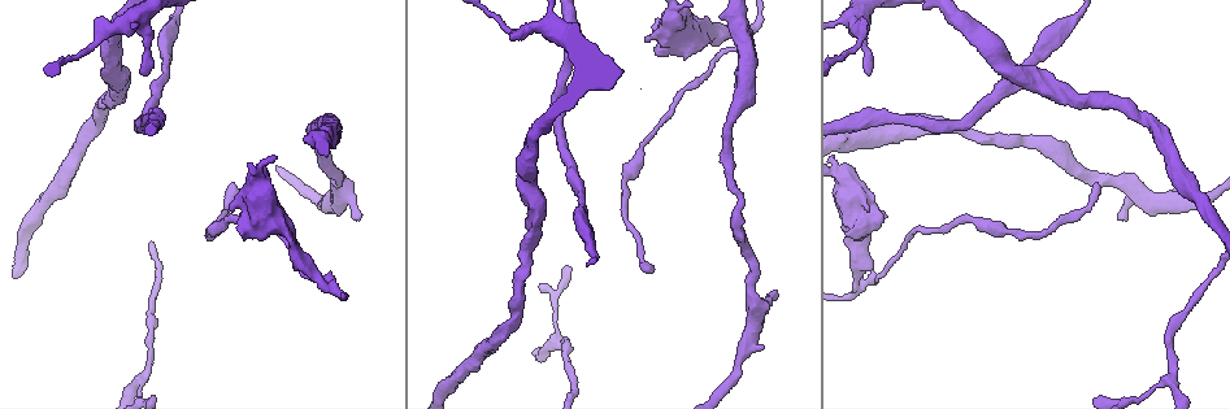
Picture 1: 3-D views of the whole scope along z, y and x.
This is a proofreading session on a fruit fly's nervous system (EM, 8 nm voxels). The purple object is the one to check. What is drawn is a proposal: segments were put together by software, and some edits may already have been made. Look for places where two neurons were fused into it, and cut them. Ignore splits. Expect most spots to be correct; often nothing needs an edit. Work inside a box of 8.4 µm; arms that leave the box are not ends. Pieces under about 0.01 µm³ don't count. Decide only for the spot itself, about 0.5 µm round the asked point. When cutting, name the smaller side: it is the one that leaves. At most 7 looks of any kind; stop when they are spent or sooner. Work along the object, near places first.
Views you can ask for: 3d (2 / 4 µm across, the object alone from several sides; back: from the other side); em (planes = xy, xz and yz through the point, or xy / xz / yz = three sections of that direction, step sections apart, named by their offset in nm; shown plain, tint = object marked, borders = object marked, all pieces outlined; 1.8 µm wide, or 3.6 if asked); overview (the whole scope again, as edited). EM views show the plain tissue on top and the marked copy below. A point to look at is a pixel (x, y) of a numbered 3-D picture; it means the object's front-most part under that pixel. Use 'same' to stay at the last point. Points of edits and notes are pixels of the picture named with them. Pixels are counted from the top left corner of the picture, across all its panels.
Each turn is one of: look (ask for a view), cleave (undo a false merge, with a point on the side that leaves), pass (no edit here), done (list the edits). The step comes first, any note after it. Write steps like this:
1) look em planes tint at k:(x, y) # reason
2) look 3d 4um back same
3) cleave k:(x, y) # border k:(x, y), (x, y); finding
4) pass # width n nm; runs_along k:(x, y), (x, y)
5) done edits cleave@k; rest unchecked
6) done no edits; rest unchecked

look em 3.6um yz step 8 tint at 1:(757, 308) # thick turns thin

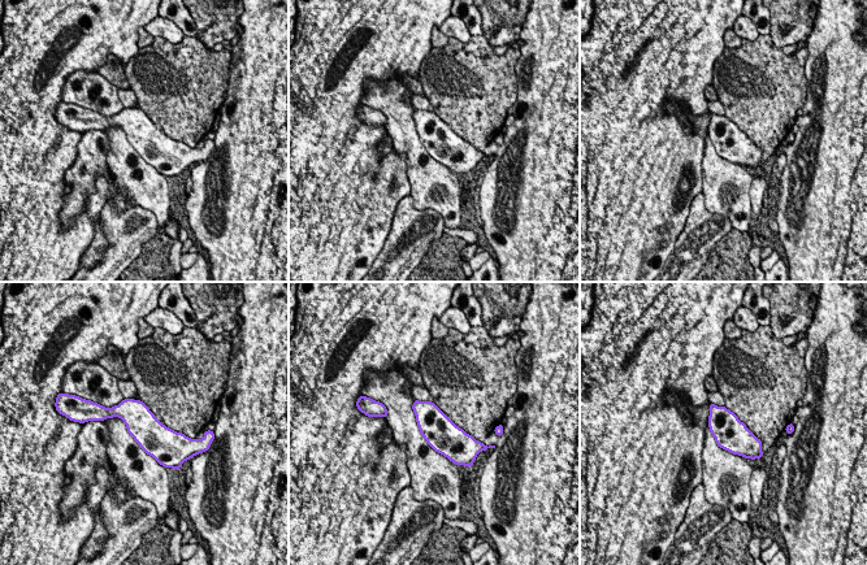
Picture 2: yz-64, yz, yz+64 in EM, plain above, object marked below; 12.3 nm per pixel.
pass # continuous, no second neuron

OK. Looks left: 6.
look 3d 4um at 1:(649, 138) # thick turns thin

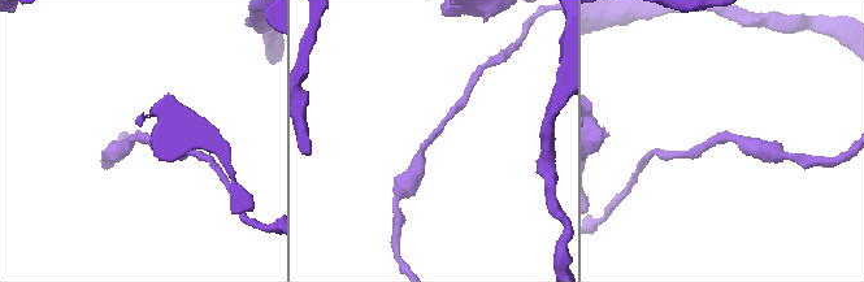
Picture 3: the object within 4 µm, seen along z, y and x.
look em planes borders at 3:(138, 137) # need the tissue

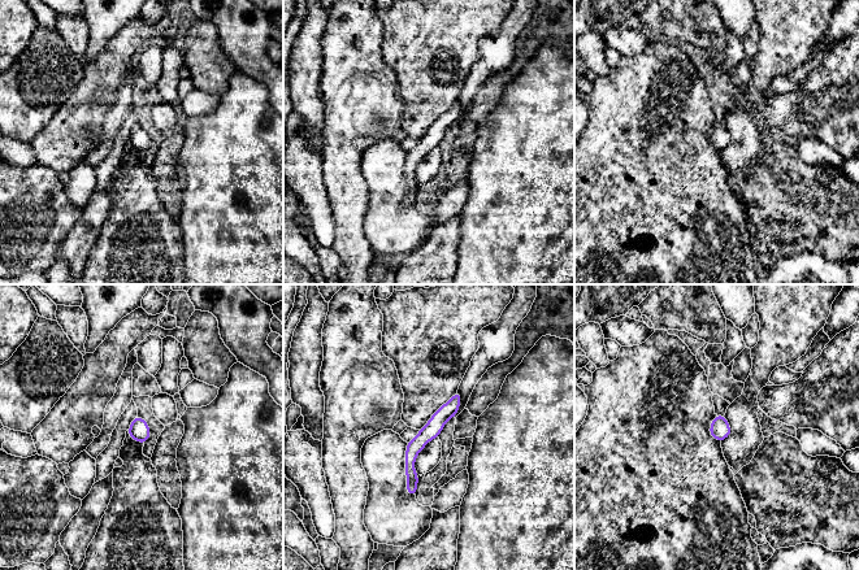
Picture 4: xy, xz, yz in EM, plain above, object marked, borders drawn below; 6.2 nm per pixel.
pass # width 110 nm; runs_along 4:(456, 397), (413, 447), (412, 492); continuous, no second neuron

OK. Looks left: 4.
look 3d 4um at 1:(255, 184) # sudden change in width

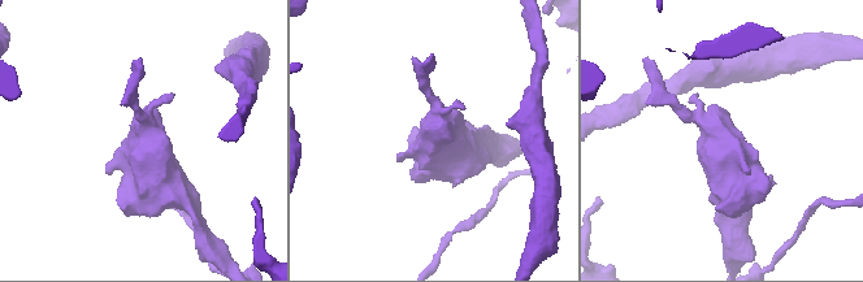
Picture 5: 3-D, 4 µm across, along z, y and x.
look em 3.6um planes tint at 5:(440, 129) # now the EM

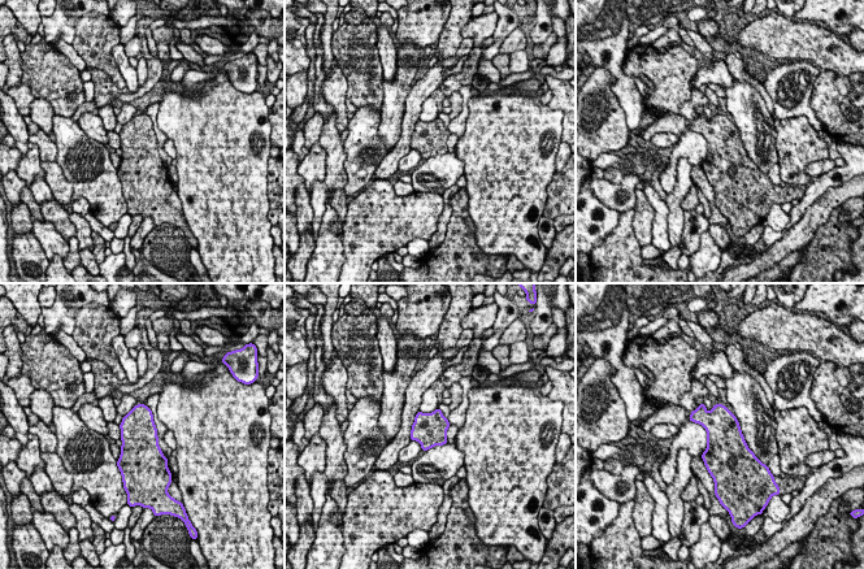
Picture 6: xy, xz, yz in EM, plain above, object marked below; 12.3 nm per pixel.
pass # all the same neuron

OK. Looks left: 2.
done no edits; rest unchecked

